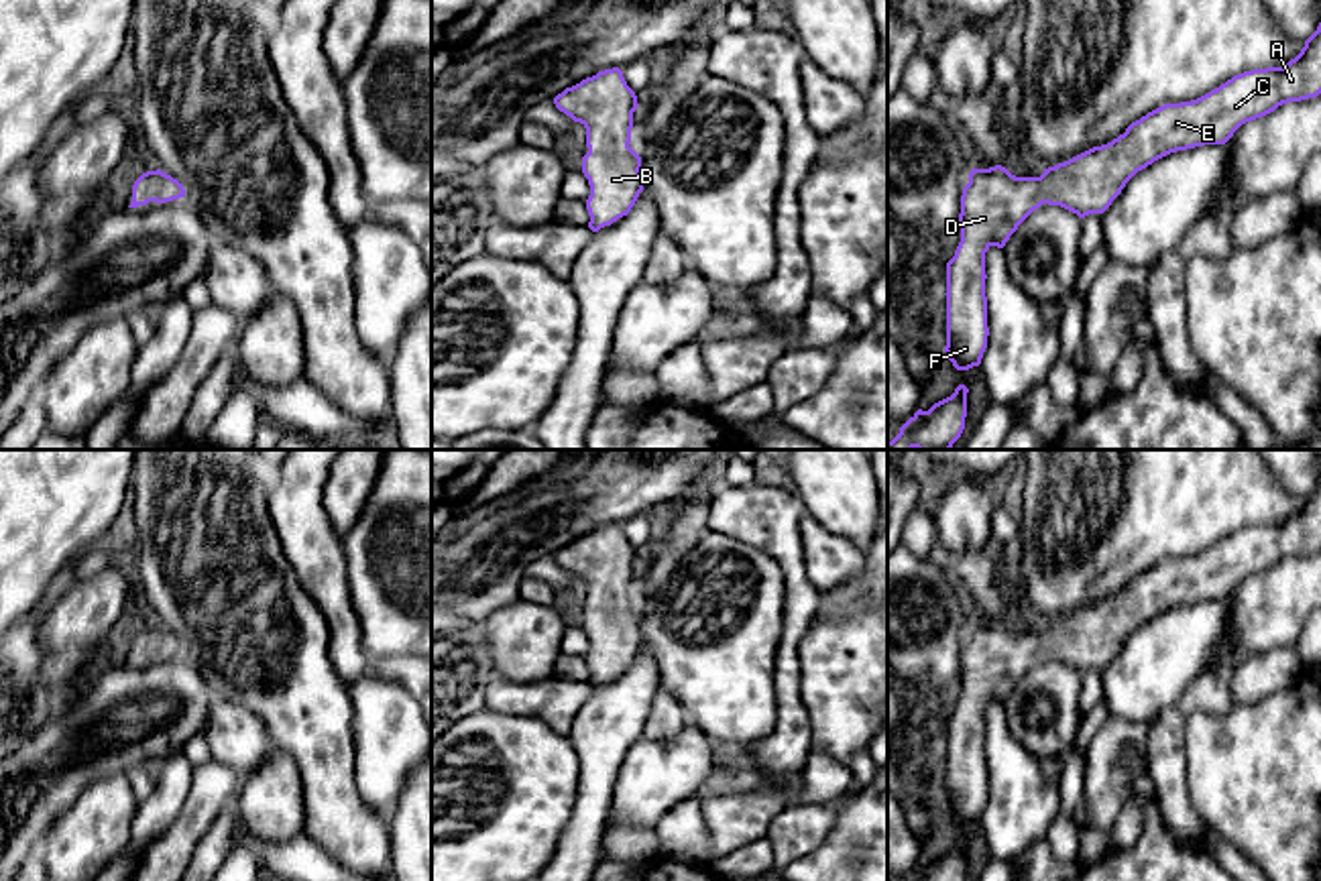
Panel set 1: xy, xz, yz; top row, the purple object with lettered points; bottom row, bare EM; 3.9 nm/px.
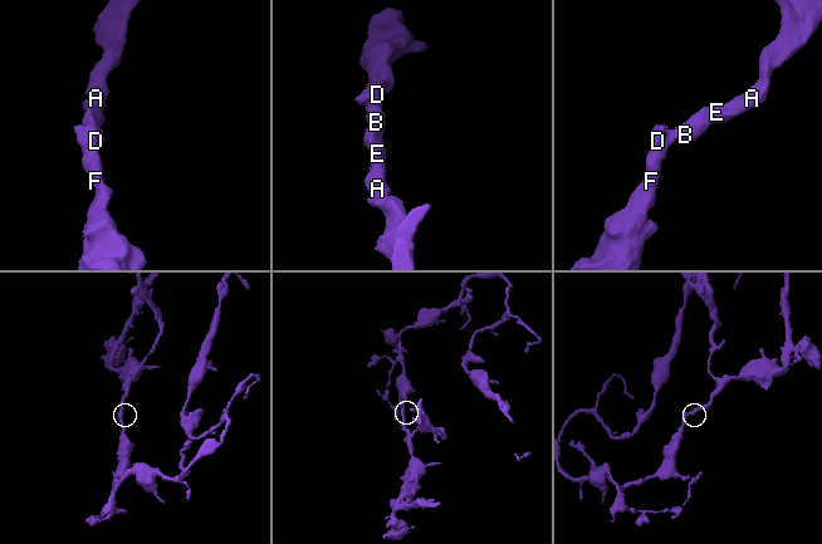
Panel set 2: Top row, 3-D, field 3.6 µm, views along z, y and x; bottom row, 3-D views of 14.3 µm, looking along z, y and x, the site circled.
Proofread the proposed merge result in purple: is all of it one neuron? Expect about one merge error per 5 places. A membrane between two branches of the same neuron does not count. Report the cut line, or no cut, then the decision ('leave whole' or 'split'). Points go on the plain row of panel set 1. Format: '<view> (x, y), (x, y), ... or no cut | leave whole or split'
no cut | leave whole

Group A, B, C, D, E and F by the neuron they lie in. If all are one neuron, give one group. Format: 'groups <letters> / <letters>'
groups A B C D E F

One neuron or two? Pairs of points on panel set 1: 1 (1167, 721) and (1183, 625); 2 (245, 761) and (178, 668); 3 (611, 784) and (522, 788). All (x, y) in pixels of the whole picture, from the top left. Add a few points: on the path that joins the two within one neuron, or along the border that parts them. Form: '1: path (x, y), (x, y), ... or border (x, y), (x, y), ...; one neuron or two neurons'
1: border (1171, 705), (1149, 725); two neurons
2: path (239, 739), (196, 690); one neuron
3: border (570, 739), (577, 751), (577, 798), (560, 831); two neurons

